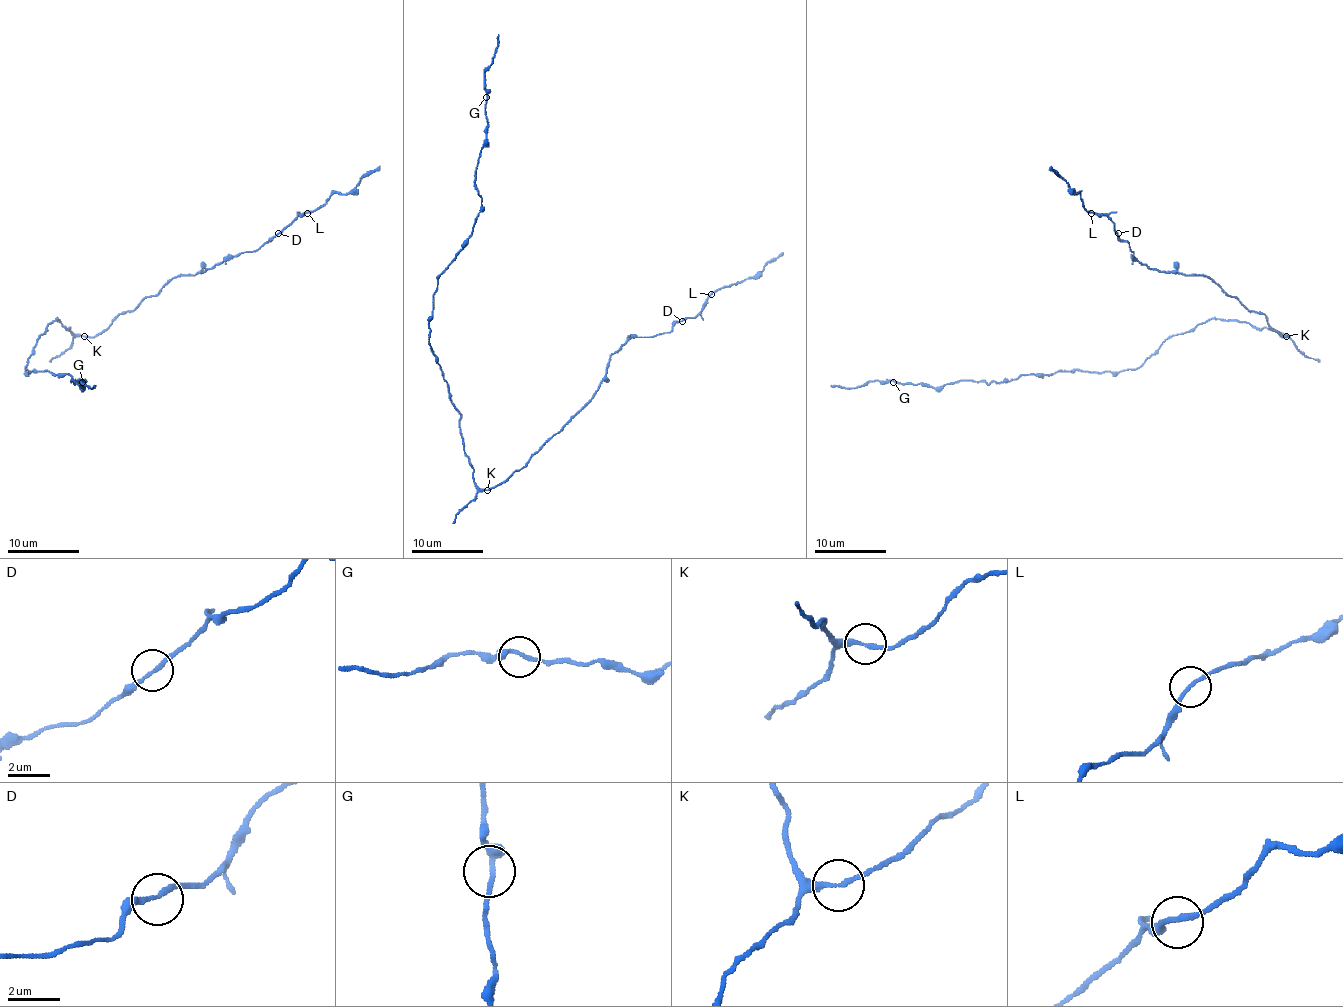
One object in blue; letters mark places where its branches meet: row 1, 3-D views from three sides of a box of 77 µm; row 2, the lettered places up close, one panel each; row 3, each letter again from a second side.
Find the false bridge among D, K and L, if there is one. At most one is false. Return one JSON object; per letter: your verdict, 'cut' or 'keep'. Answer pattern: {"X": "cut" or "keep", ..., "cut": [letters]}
{"D": "keep", "K": "cut", "L": "keep", "cut": ["K"]}

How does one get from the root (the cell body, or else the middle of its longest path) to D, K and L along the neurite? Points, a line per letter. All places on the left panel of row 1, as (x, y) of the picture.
D: (65, 326), (75, 335), (99, 335), (176, 276), (192, 276), (228, 256), (257, 251), (278, 233)
K: (65, 326), (75, 335), (84, 335)
L: (65, 326), (75, 335), (99, 335), (176, 276), (192, 276), (228, 256), (257, 251), (307, 213)

